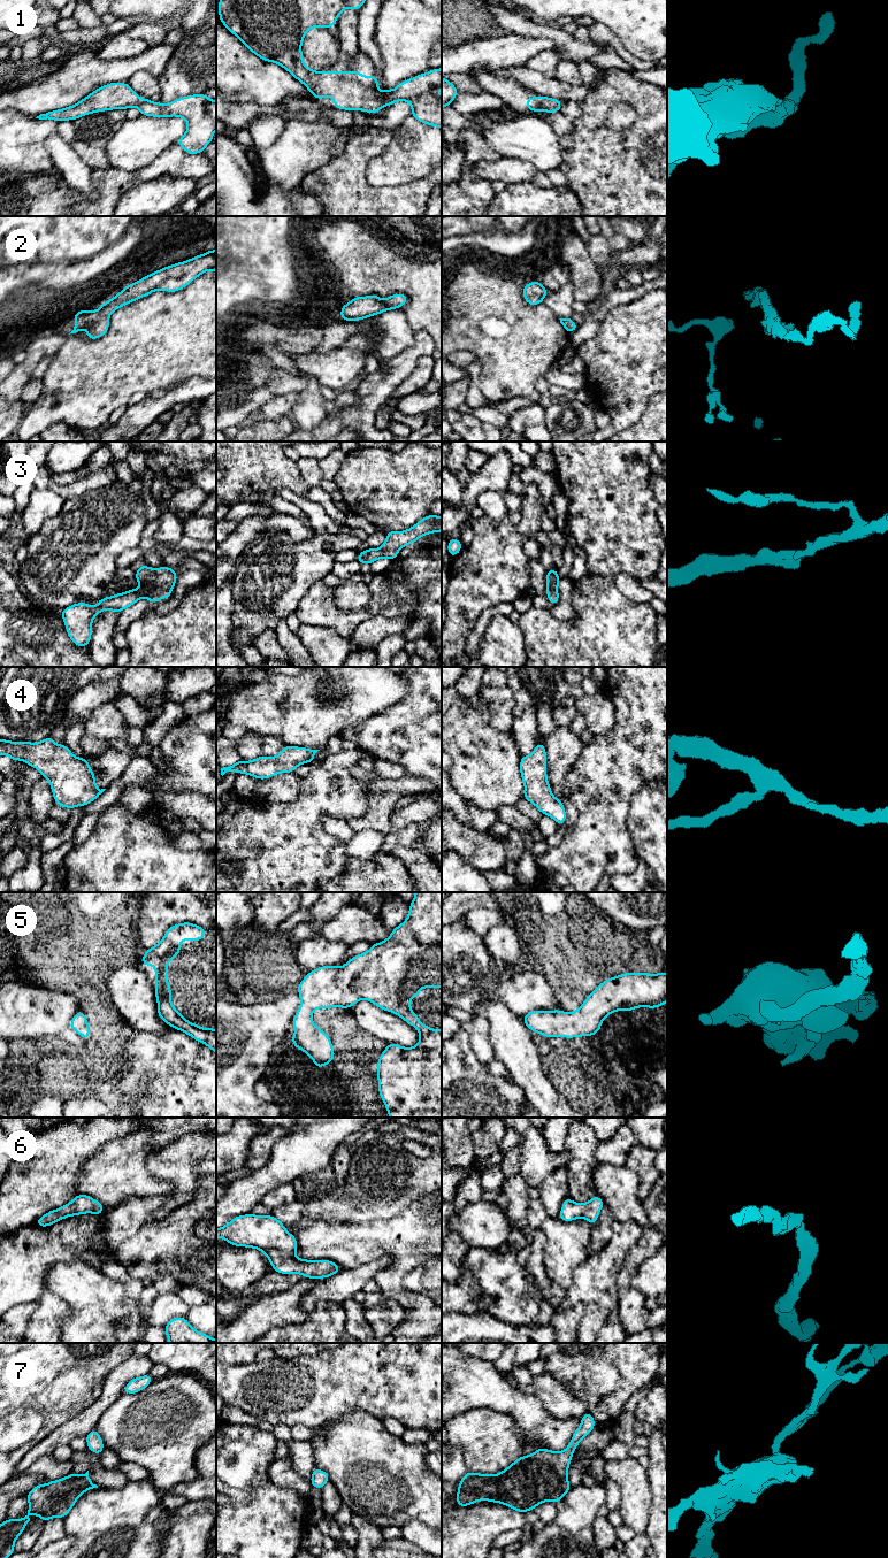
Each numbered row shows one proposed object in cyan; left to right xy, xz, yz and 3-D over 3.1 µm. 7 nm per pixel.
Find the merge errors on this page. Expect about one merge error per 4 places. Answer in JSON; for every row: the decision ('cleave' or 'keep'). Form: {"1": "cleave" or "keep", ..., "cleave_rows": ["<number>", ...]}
{"1": "keep", "2": "keep", "3": "keep", "4": "keep", "5": "keep", "6": "keep", "7": "keep", "cleave_rows": []}

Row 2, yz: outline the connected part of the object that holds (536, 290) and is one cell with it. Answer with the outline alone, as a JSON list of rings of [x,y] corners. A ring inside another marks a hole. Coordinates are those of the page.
[[[533,281],[531,283],[522,287],[523,299],[530,305],[536,306],[543,302],[548,294],[548,290],[538,281]]]

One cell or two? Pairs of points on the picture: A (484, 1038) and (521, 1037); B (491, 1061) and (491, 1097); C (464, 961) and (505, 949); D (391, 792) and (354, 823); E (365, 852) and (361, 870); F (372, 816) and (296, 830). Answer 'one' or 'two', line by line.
A: two
B: two
C: two
D: one
E: two
F: two

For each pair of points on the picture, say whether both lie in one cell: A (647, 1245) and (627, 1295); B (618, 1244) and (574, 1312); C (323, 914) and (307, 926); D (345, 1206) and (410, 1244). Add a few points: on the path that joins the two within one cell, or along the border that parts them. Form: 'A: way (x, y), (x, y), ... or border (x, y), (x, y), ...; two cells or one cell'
A: way (635, 1258), (627, 1273), (627, 1282); one cell
B: border (581, 1302), (584, 1307), (584, 1314), (579, 1329); two cells
C: way (320, 918), (311, 926); one cell
D: border (397, 1214), (390, 1218), (365, 1221), (343, 1221); two cells

